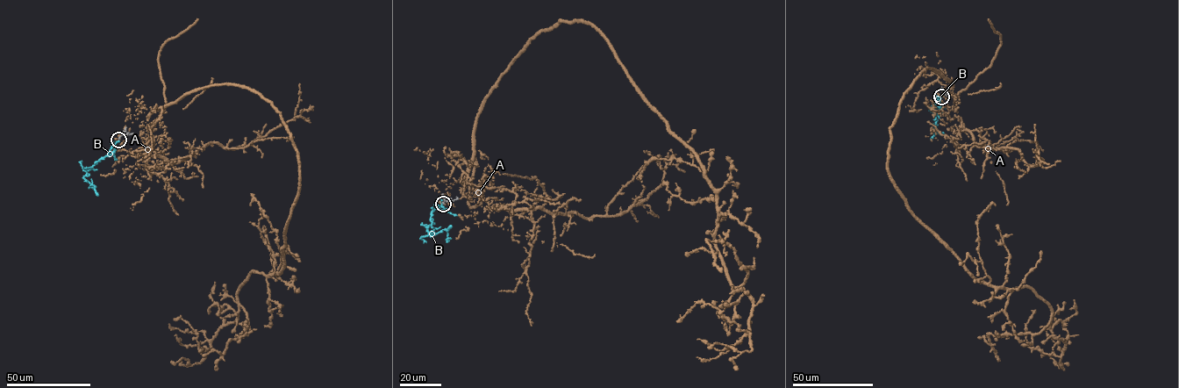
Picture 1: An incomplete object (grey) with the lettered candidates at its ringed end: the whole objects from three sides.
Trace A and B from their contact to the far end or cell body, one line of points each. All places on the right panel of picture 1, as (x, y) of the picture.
A: (941, 96), (927, 68), (904, 92), (889, 178), (979, 281), (1047, 304), (1062, 355), (1028, 345), (1033, 311)
B: (941, 96), (932, 105), (936, 115), (934, 132), (943, 132)

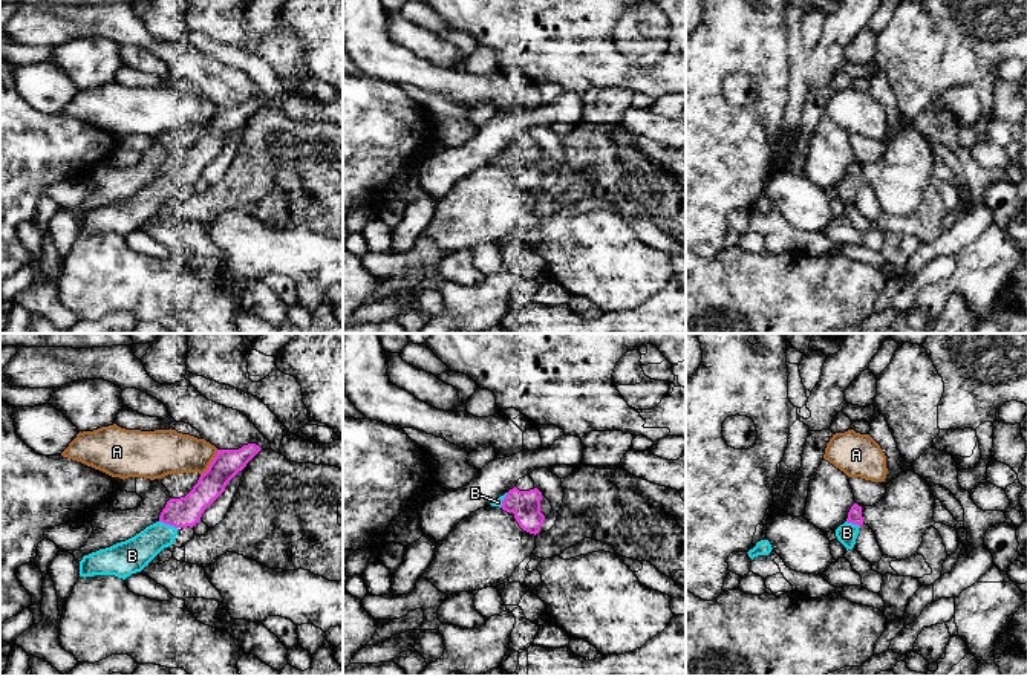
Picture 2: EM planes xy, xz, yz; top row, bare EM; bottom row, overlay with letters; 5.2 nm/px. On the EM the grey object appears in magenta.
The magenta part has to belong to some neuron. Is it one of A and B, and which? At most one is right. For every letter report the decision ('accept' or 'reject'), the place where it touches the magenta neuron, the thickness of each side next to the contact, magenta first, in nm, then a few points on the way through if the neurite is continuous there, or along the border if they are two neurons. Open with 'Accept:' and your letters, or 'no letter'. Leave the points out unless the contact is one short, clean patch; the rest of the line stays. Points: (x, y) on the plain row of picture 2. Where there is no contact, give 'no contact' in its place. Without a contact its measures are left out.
Accept: B
A: reject | xy (211, 120) | 150/240 nm | along xy (218, 107), (210, 123), (201, 132)
B: accept | xy (169, 181) | 160/170 nm

